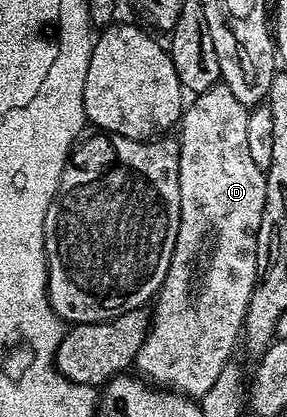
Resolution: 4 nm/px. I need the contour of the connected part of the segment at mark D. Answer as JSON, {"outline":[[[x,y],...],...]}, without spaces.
{"outline":[[[218,85],[200,92],[193,104],[184,108],[179,124],[179,229],[175,237],[175,249],[171,253],[171,265],[167,269],[167,277],[163,281],[161,290],[155,296],[155,302],[151,307],[151,322],[149,332],[139,349],[135,360],[135,367],[150,384],[156,385],[161,389],[176,391],[190,397],[200,397],[207,393],[211,385],[217,380],[223,367],[230,363],[234,358],[233,346],[238,346],[239,336],[242,334],[245,326],[245,314],[251,301],[253,286],[257,284],[257,234],[263,221],[263,209],[265,208],[265,198],[267,189],[265,188],[266,172],[255,165],[255,160],[251,157],[251,152],[247,146],[247,121],[249,120],[250,108],[244,107],[239,100],[235,98],[235,93],[223,85]]]}

